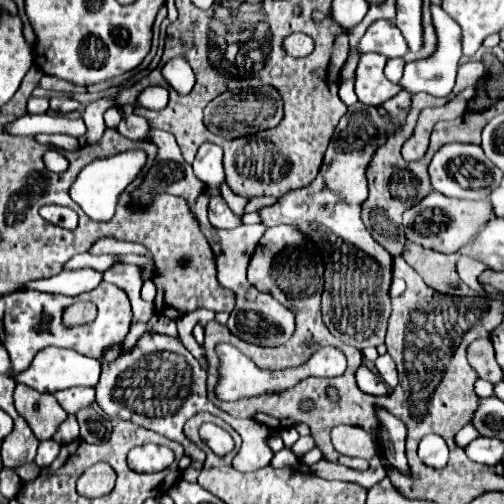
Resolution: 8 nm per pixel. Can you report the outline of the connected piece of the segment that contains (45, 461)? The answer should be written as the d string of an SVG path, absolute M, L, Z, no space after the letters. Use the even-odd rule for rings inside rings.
M53 439L41 441L34 462L38 467L46 468L58 457L60 453L60 443L56 443Z

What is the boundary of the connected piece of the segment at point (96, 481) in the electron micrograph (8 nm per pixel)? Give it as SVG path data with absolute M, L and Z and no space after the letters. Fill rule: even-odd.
M96 463L78 479L78 493L84 497L102 497L114 489L116 473L108 463Z

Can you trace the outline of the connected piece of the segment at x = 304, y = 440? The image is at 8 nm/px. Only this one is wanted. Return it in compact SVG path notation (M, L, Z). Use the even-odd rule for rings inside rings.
M306 435L306 437L300 437L294 445L292 445L292 451L300 457L300 455L304 455L306 451L310 451L314 447L314 437L312 435Z

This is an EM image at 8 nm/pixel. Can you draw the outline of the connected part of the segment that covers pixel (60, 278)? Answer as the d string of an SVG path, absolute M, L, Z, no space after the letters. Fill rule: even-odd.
M78 269L78 271L62 271L54 277L48 279L36 279L24 285L28 291L38 291L38 293L50 293L50 295L80 295L86 291L92 291L98 287L102 281L100 271L92 269Z

